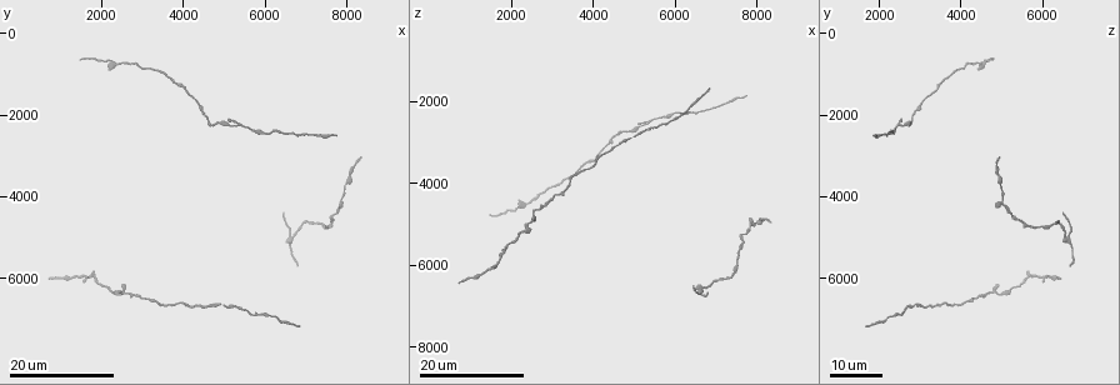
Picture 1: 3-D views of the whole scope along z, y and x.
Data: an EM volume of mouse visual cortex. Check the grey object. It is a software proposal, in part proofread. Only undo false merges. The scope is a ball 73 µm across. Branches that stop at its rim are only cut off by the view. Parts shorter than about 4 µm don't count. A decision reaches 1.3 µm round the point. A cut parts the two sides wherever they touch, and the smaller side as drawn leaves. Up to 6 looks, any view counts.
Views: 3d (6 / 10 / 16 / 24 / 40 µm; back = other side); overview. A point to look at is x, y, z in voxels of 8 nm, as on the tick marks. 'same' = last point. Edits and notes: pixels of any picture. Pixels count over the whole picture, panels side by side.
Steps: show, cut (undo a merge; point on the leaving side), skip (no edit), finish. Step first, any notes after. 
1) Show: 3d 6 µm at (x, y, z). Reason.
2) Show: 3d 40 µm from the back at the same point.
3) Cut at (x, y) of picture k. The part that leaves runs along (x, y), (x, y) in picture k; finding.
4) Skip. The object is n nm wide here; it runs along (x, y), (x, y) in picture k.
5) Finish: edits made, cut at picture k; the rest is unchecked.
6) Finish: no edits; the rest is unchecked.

Show: 3d 24 µm at (6400, 7050, 2150). Sudden change in width.

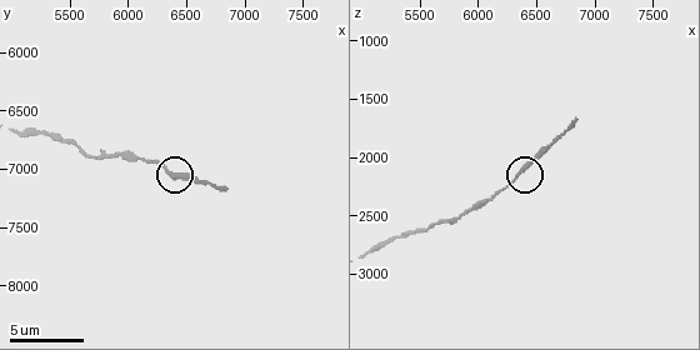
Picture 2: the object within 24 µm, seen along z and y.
Show: 3d 10 µm at (6360, 7040, 2120).

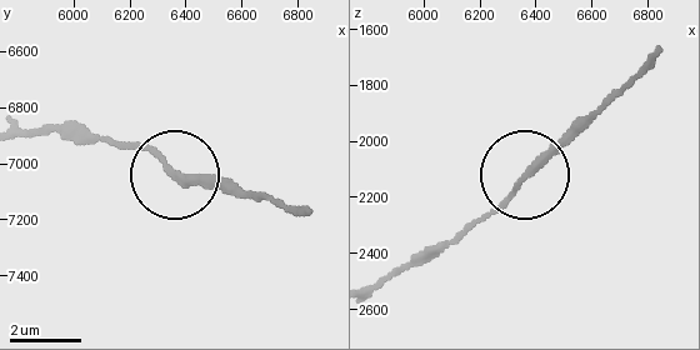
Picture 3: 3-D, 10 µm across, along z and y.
Skip. It runs along (24, 136), (104, 136), (235, 188) in picture 3; all the same neuron.

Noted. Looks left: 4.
Show: 3d 16 µm at (6650, 5000, 6650).

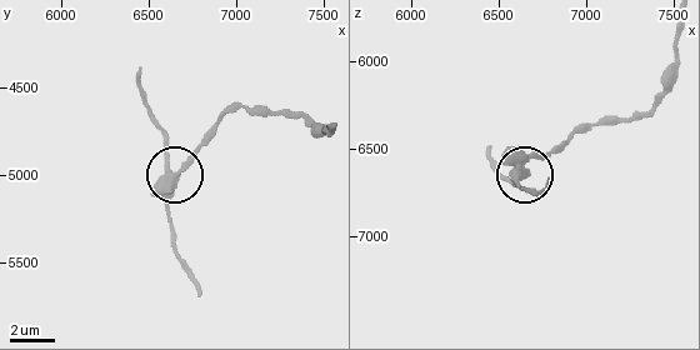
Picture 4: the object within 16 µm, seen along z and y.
Show: 3d 10 µm at the same point. Zoom in.

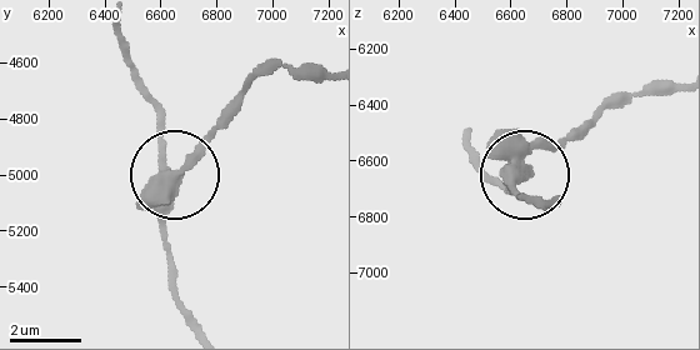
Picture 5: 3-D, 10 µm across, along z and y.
Cut at (159, 136) of picture 5. The side arm is 6 µm long; a second neuron is stuck on.

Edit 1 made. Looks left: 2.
Show: 3d 24 µm at (5750, 2400, 2350).

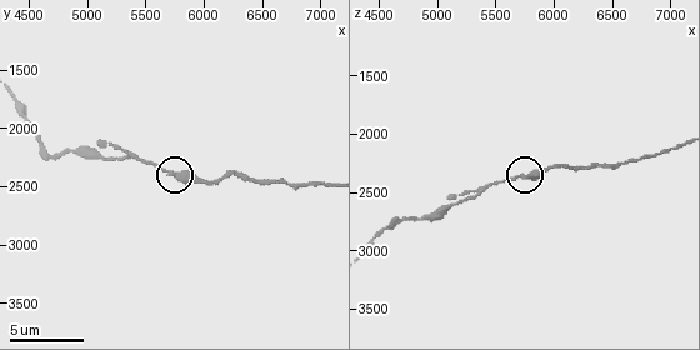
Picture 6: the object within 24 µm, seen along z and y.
Show: 3d 6 µm at (5820, 2400, 2360). Closer look.

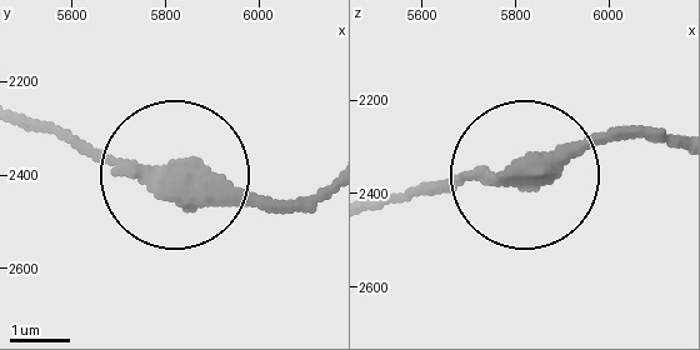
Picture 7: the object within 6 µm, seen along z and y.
Skip. The side arm is 16 µm long; one neuron here.

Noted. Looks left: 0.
Finish: edits made, cut at picture 5; the rest is unchecked.

